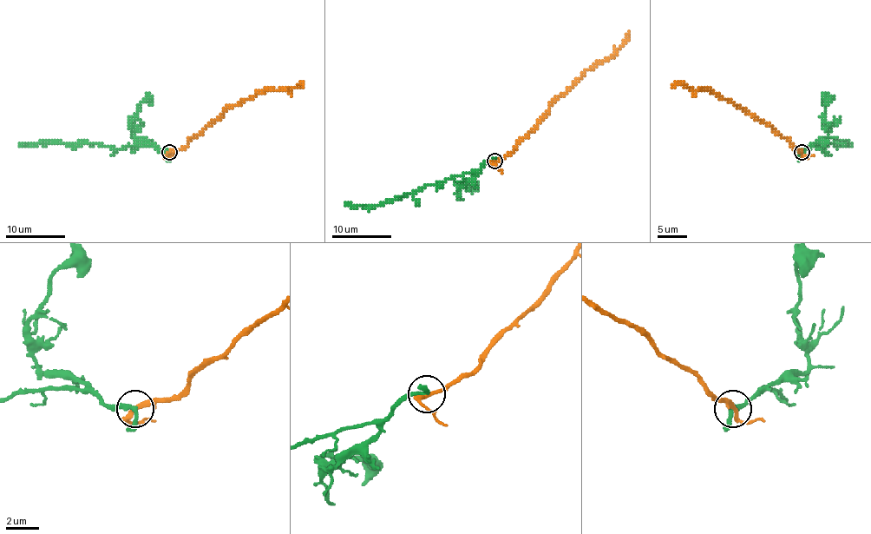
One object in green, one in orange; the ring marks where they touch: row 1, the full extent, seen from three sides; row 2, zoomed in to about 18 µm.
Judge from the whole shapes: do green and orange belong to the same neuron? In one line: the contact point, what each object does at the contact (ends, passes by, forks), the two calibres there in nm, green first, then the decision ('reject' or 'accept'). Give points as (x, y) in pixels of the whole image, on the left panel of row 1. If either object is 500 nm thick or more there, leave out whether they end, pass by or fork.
at (169, 152); green passes by; orange passes by; 240 nm thick on the green side, 240 nm on the other; reject

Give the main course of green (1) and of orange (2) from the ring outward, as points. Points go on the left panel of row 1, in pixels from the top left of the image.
1: (169, 151), (160, 151), (154, 146), (113, 148), (89, 142), (20, 144)
2: (169, 151), (184, 147), (226, 108), (259, 92), (291, 89), (296, 85), (304, 86)

